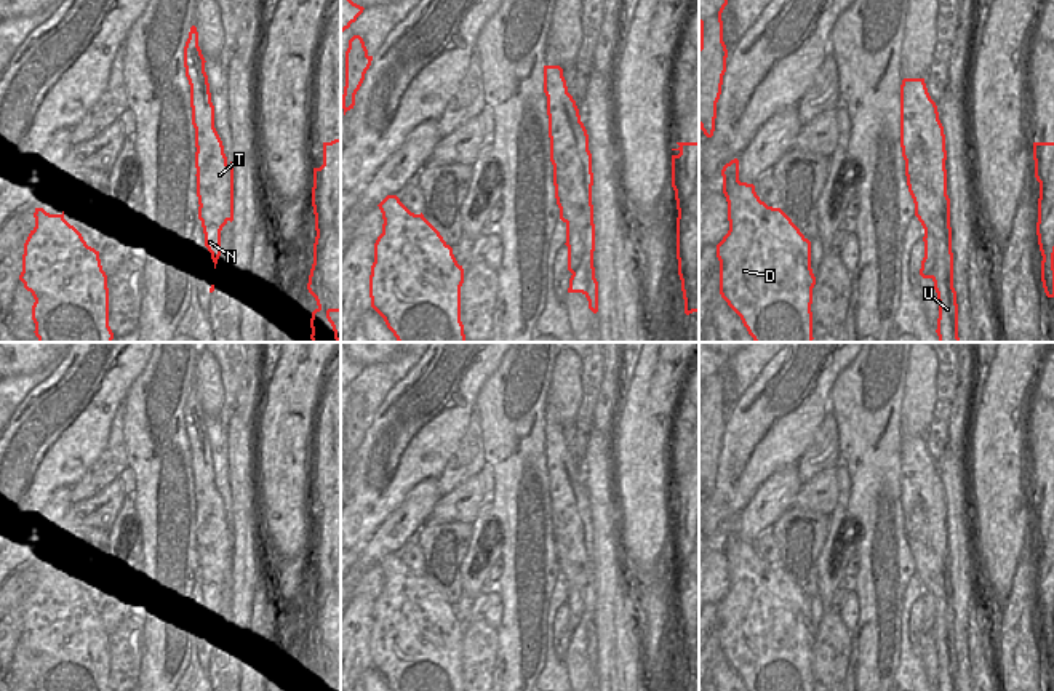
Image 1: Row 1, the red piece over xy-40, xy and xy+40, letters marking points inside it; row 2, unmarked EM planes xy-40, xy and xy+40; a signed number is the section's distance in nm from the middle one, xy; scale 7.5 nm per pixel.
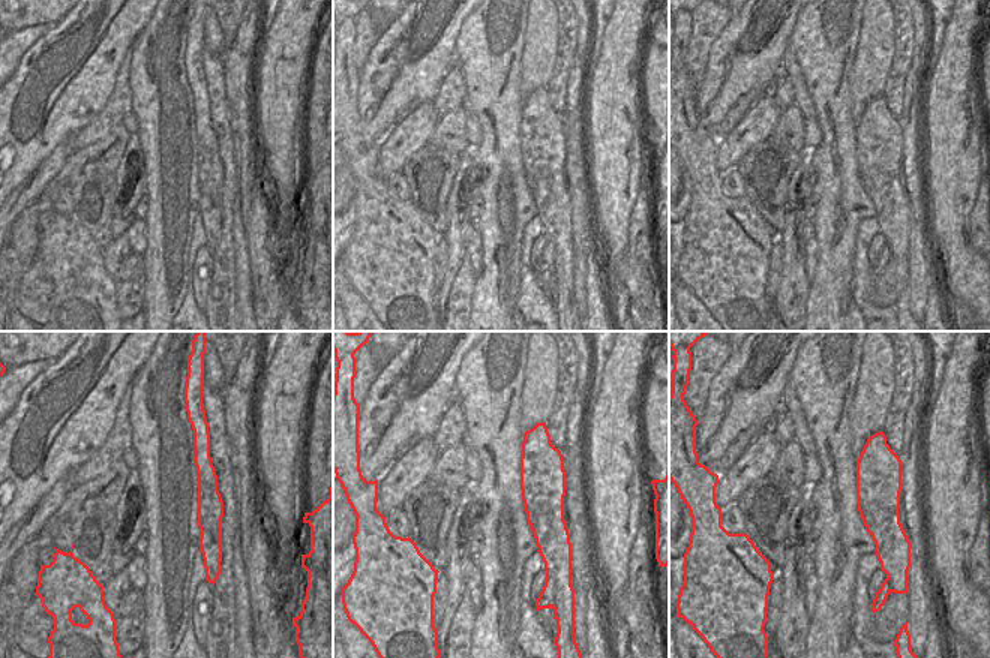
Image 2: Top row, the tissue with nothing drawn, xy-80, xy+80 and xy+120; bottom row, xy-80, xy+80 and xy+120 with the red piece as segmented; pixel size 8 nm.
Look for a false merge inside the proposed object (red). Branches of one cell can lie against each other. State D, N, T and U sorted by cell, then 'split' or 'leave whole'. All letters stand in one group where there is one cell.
D T U / N; split

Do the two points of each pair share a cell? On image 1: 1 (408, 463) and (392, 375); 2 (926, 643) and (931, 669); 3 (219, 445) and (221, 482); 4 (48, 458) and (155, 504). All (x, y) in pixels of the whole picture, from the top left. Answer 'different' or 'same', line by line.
1: different
2: same
3: same
4: different

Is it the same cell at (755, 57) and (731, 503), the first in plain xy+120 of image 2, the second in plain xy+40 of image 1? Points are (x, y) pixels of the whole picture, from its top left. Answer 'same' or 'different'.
same

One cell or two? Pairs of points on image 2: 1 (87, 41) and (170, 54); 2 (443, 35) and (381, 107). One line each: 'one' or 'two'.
1: two
2: one

